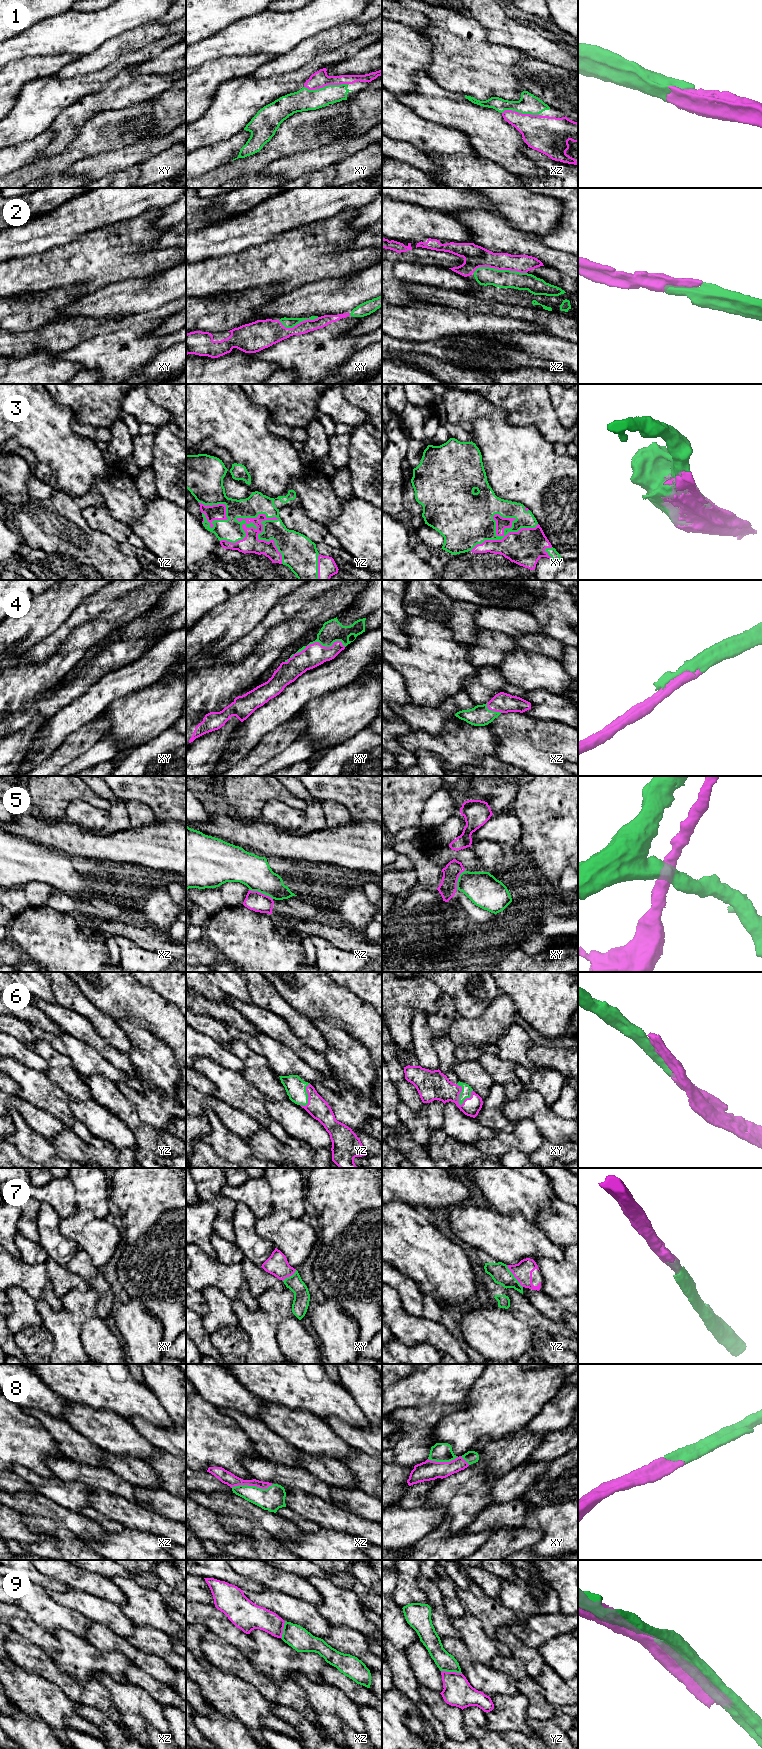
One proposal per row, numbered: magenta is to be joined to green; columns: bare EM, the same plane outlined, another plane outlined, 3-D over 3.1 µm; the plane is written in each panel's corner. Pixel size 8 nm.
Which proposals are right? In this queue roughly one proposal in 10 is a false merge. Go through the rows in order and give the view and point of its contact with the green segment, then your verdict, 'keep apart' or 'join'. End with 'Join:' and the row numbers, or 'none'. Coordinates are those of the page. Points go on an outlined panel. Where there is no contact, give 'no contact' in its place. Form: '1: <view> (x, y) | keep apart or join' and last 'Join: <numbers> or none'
1: xy (327, 85) | join
2: xz (500, 270) | join
3: yz (265, 514) | join
4: xy (317, 641) | join
5: xz (261, 892) | keep apart
6: xy (459, 1094) | join
7: yz (513, 1276) | join
8: xz (252, 1486) | join
9: yz (451, 1671) | keep apart
Join: 1, 2, 3, 4, 6, 7, 8

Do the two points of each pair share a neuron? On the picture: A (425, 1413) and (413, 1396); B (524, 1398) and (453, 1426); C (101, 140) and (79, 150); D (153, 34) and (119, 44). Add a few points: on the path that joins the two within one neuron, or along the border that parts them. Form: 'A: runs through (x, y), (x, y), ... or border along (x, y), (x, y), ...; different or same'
A: border along (444, 1403), (398, 1408); different
B: runs through (506, 1399), (471, 1423); same
C: runs through (96, 140), (91, 140), (84, 145); same
D: runs through (145, 34), (127, 41); same

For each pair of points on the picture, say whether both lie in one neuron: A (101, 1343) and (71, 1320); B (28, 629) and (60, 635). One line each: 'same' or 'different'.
A: different
B: different

